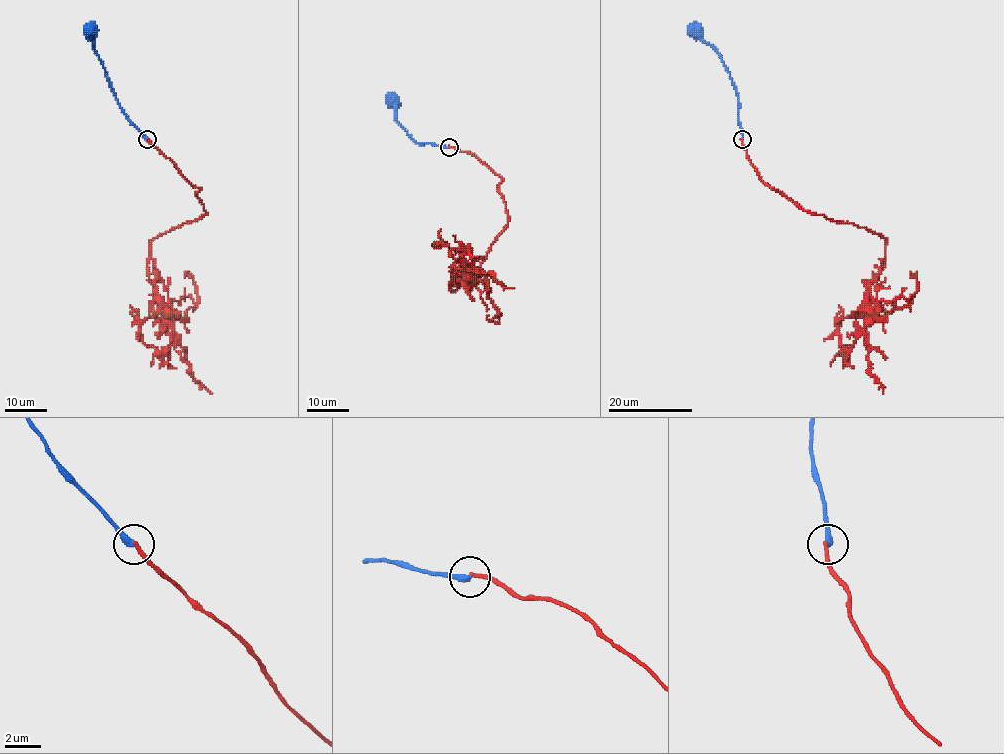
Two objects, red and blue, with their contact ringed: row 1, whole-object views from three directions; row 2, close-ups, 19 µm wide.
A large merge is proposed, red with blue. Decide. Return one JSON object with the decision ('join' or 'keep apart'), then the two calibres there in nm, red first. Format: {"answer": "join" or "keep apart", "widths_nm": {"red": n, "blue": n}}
{"answer": "keep apart", "widths_nm": {"red": 220, "blue": 360}}

